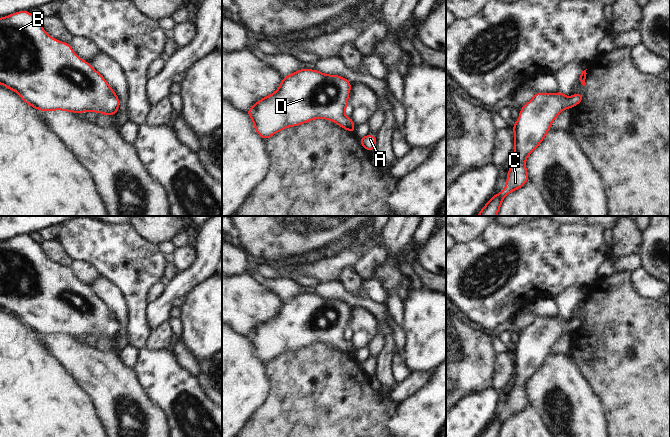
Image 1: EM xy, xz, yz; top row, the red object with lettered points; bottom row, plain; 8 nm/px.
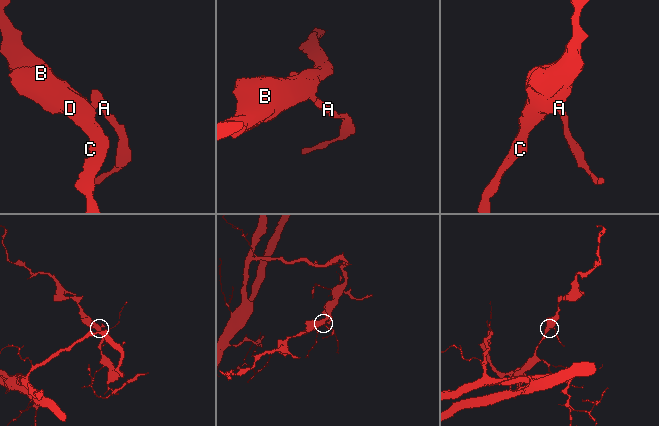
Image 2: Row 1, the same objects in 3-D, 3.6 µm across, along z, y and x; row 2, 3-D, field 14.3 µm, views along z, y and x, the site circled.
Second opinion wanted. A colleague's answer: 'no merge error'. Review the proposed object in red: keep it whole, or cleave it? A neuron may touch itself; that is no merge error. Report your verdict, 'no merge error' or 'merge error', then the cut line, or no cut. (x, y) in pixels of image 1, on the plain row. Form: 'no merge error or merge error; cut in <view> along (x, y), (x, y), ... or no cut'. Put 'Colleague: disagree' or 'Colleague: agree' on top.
Colleague: agree
no merge error; no cut

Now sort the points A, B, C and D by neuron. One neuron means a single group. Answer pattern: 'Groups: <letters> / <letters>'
Groups: A B C D.

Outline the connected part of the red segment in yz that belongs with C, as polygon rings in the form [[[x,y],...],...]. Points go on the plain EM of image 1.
[[[562,314],[556,318],[536,316],[533,323],[523,329],[518,345],[512,348],[516,369],[514,385],[507,399],[507,408],[503,415],[488,425],[480,437],[498,437],[503,422],[513,414],[521,412],[529,404],[525,390],[526,382],[543,365],[558,338],[566,332],[572,333],[578,329],[584,319],[583,316],[566,322]]]

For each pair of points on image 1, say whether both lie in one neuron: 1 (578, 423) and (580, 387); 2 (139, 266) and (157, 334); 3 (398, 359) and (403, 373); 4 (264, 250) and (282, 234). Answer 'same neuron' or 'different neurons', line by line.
1: same neuron
2: different neurons
3: same neuron
4: same neuron

